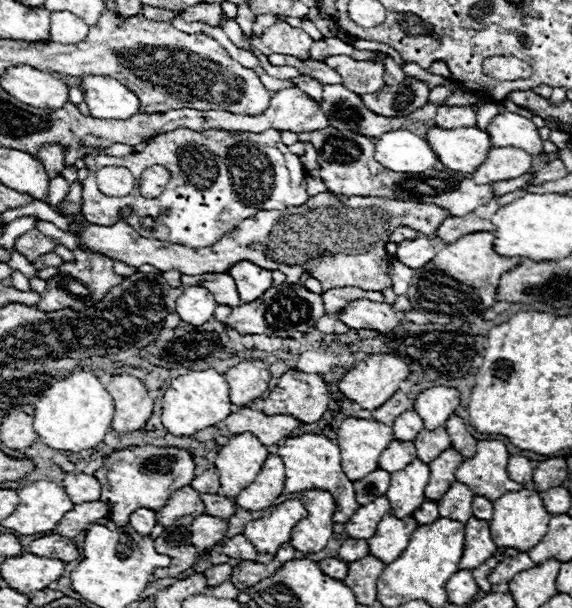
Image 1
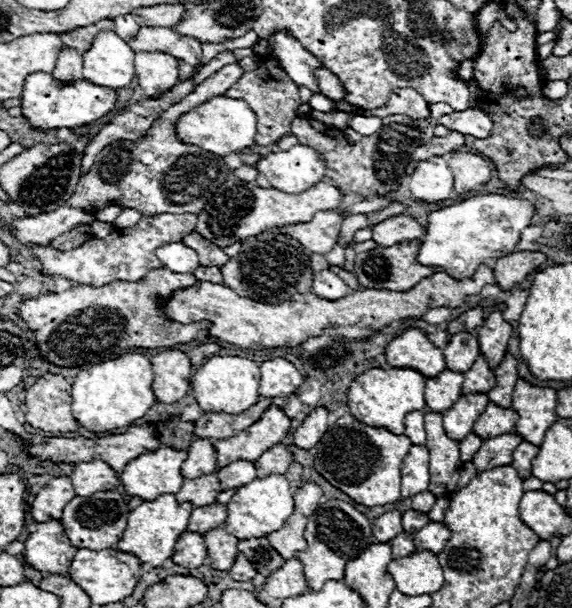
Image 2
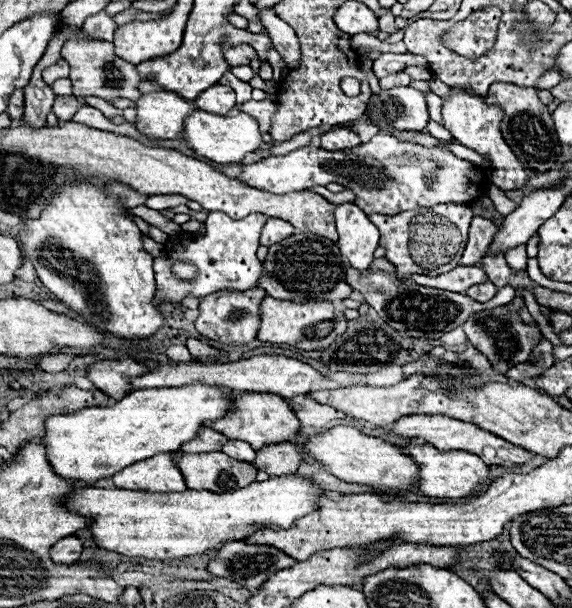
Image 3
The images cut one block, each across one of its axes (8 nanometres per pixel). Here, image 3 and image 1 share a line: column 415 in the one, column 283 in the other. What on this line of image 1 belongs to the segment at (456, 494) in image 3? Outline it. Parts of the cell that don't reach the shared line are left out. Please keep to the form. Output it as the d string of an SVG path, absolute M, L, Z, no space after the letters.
M300 434L300 436L286 438L284 444L280 446L278 454L280 454L280 458L286 464L286 482L284 482L284 490L286 492L328 490L332 494L332 498L334 498L334 504L336 504L334 522L348 522L348 518L352 518L352 514L356 514L360 504L356 502L354 482L348 480L348 476L344 474L344 470L340 466L342 456L340 456L338 444L334 444L326 436Z

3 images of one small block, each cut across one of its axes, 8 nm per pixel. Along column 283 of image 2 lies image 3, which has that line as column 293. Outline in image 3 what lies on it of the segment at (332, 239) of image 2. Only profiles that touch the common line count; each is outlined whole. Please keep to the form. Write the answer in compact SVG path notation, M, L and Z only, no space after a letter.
M268 218L268 222L262 228L262 234L260 234L260 244L272 246L272 244L288 238L288 234L294 234L294 226L290 226L288 222L282 222L280 218Z

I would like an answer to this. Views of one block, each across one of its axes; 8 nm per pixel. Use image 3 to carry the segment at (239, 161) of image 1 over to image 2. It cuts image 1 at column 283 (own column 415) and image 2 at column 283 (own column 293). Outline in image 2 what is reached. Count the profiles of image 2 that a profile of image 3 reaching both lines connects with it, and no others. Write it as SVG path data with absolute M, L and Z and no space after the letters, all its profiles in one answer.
M296 144L290 150L264 156L256 170L268 178L272 188L286 194L302 194L326 176L326 162L316 150Z

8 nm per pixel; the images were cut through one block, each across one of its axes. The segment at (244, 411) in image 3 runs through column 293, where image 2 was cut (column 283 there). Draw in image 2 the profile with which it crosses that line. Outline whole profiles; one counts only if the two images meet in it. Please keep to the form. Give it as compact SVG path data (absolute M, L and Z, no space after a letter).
M270 406L258 422L254 422L248 430L242 430L236 436L216 440L218 466L224 468L234 460L250 460L256 462L260 454L270 450L274 444L282 442L284 436L292 428L292 418L288 418L282 408Z

